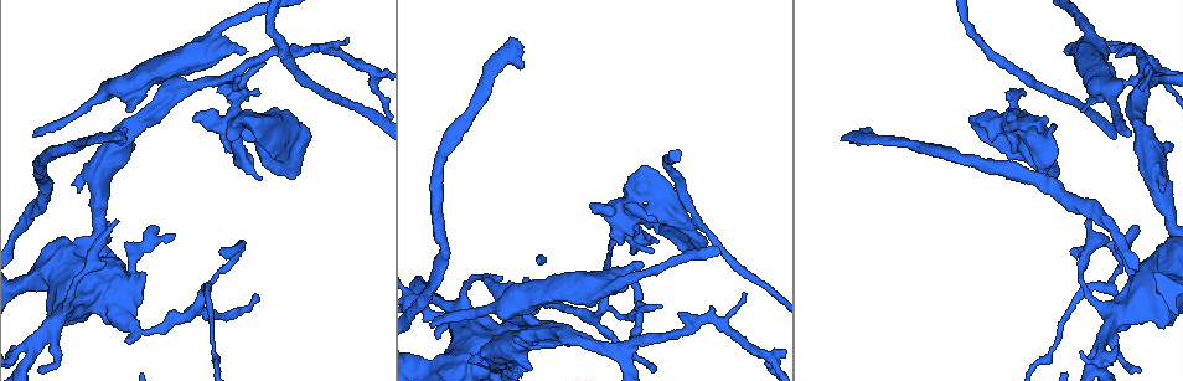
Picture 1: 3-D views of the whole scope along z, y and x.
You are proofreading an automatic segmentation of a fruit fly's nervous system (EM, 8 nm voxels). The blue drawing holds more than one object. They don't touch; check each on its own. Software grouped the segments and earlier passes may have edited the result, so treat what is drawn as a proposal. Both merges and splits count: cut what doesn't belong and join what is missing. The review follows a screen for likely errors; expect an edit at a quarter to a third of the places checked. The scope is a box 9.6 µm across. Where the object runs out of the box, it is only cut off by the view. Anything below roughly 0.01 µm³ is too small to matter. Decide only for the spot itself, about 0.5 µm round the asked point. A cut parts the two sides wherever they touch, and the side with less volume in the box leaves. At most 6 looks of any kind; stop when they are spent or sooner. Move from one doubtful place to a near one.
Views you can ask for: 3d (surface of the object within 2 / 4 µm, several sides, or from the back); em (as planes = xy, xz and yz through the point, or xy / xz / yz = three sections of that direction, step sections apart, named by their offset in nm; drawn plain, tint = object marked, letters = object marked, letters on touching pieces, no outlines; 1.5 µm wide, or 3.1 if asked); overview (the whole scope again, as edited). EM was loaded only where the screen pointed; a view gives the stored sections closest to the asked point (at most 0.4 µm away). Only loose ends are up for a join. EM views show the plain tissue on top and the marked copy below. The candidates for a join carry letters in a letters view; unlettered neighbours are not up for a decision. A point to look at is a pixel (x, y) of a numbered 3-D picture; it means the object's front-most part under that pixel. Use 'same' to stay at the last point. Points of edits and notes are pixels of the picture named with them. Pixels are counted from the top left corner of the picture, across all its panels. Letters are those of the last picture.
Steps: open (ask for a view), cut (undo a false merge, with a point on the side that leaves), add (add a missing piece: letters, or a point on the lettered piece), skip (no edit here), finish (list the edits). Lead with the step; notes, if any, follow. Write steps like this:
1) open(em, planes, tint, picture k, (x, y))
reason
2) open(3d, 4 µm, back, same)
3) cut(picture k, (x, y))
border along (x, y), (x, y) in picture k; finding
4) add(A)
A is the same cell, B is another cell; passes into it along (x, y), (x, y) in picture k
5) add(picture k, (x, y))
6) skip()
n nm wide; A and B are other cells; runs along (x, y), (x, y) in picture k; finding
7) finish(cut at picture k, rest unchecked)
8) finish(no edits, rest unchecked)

open(3d, 2 µm, picture 1, (1136, 50))
branch point

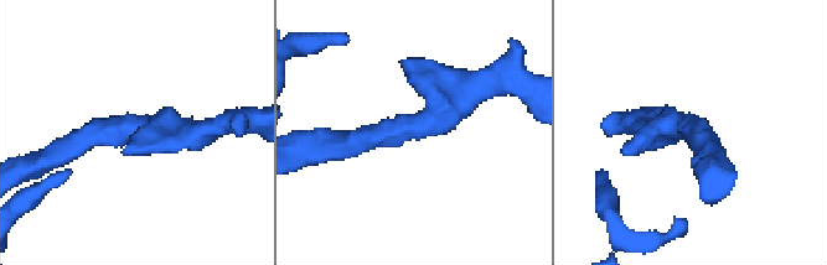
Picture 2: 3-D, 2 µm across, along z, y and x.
open(em, planes, tint, picture 2, (431, 118))

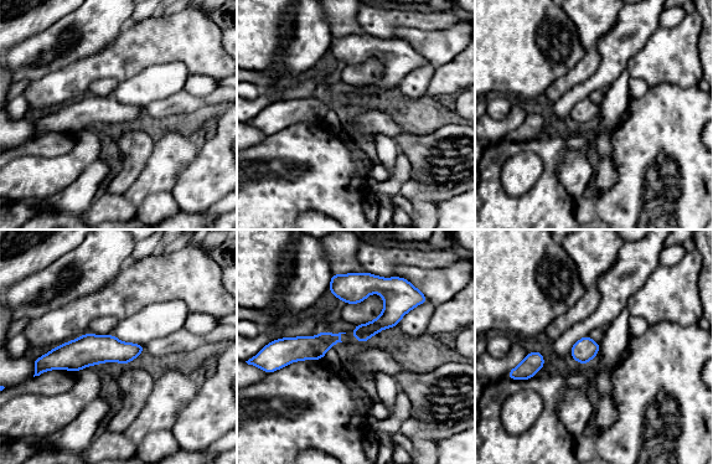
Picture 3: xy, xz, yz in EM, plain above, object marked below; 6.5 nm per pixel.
open(em, planes, letters, same)

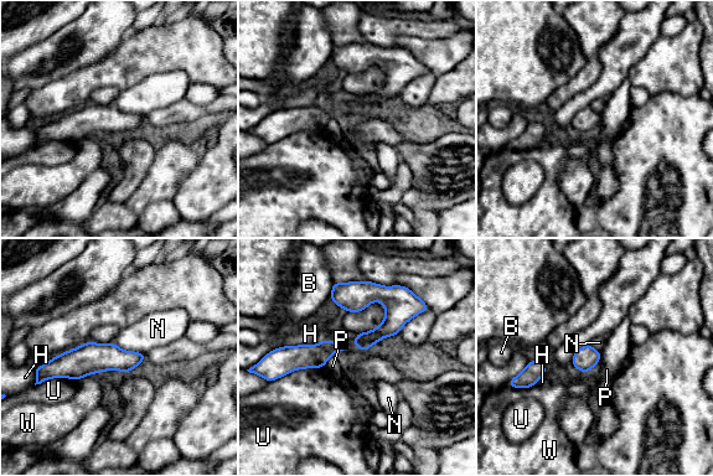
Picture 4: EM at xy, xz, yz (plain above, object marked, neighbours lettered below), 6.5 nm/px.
skip()
110 nm wide; B, H, N, P, U and W are other cells; runs along (140, 357), (87, 358), (46, 367) in picture 4; all the same cell

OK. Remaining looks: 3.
open(3d, 4 µm, picture 1, (126, 325))
calibre changes

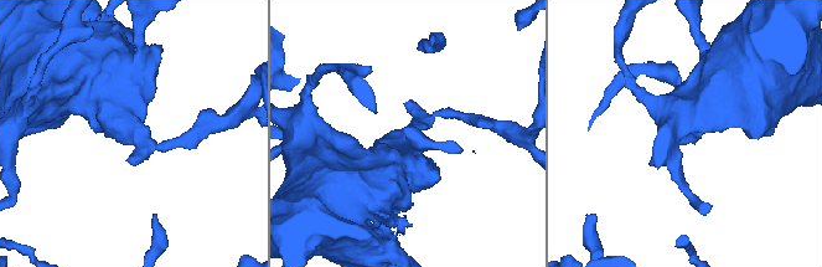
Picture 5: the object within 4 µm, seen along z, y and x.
open(em, xz, step 4, tint, picture 5, (130, 128))

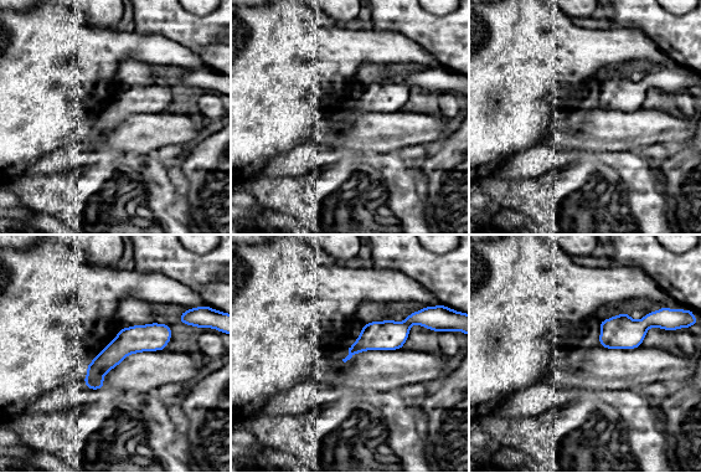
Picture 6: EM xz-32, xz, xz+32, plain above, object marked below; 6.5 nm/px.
open(em, xz, step 4, letters, same)

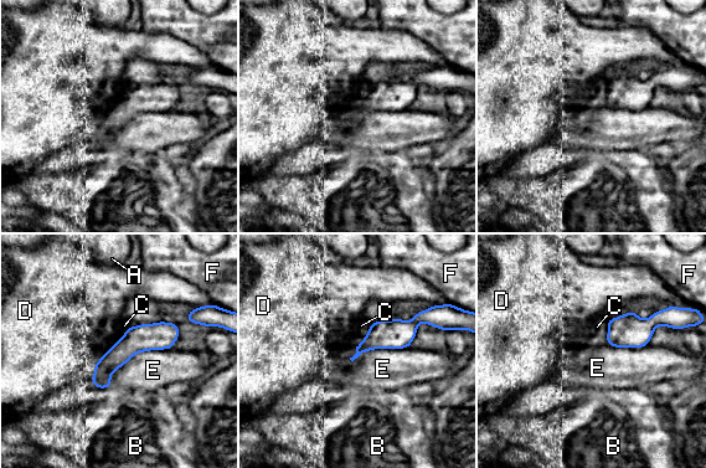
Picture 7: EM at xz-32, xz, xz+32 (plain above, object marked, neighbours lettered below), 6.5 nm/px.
skip()
A, B, C, D, E and F are other cells; border along (410, 345), (370, 349), (349, 359) in picture 7; continuous, no second cell

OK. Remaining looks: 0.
finish(no edits, rest unchecked)

